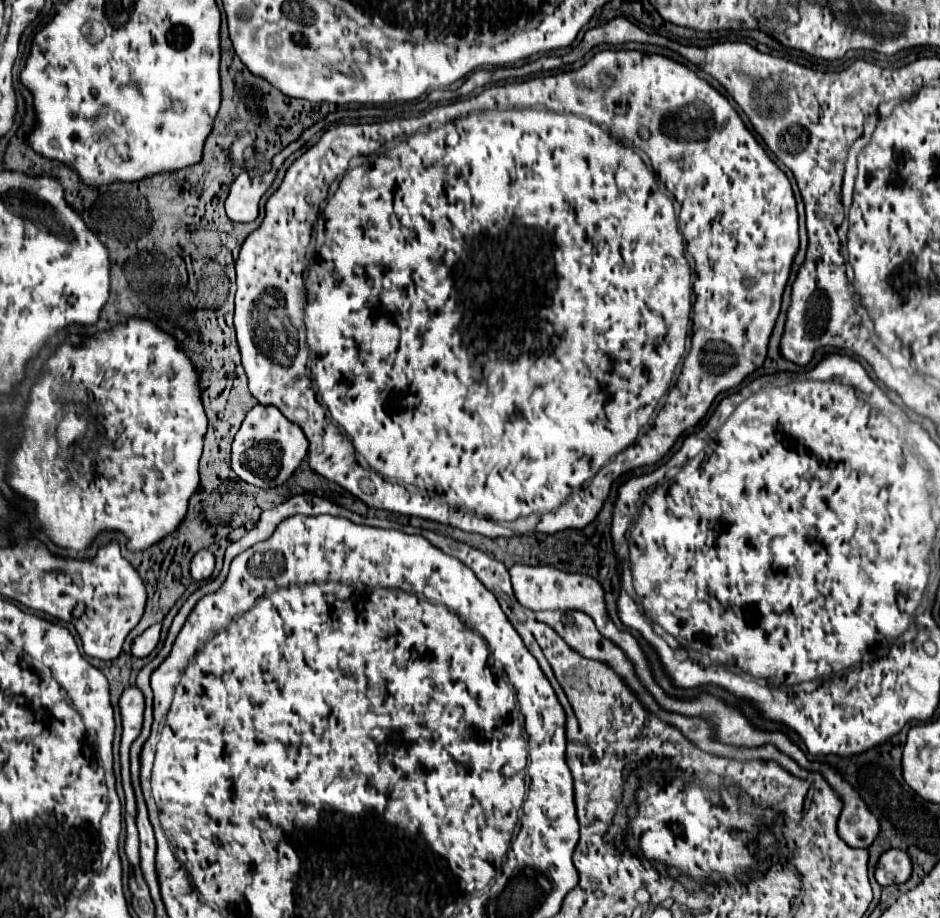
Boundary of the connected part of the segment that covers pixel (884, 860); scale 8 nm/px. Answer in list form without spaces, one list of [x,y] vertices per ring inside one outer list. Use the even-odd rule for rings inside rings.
[[[888,849],[882,853],[876,865],[876,881],[886,887],[886,885],[900,885],[906,883],[912,875],[912,859],[906,851],[902,849]]]

